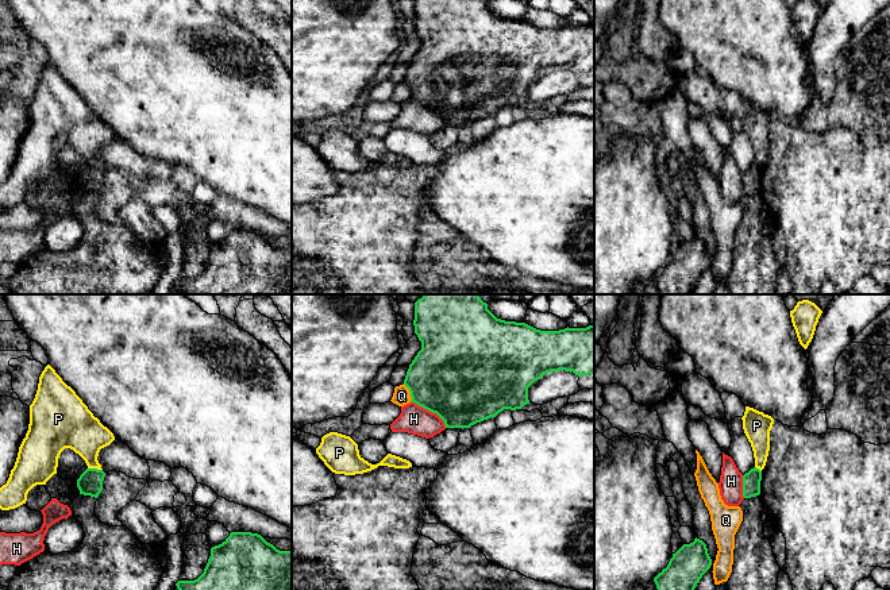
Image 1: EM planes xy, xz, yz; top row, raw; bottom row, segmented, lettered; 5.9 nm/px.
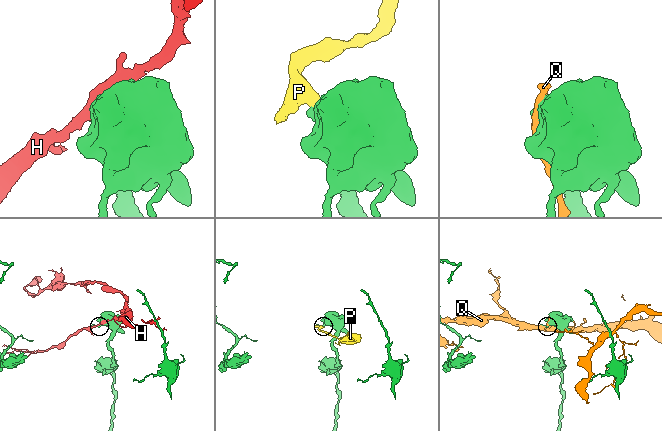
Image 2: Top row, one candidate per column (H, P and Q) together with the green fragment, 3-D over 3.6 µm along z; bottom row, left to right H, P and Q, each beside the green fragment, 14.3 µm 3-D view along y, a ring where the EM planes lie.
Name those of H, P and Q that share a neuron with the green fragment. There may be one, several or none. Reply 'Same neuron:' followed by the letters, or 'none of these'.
Same neuron: none of these

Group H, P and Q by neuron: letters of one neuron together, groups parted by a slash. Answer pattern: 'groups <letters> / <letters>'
groups H / P / Q

